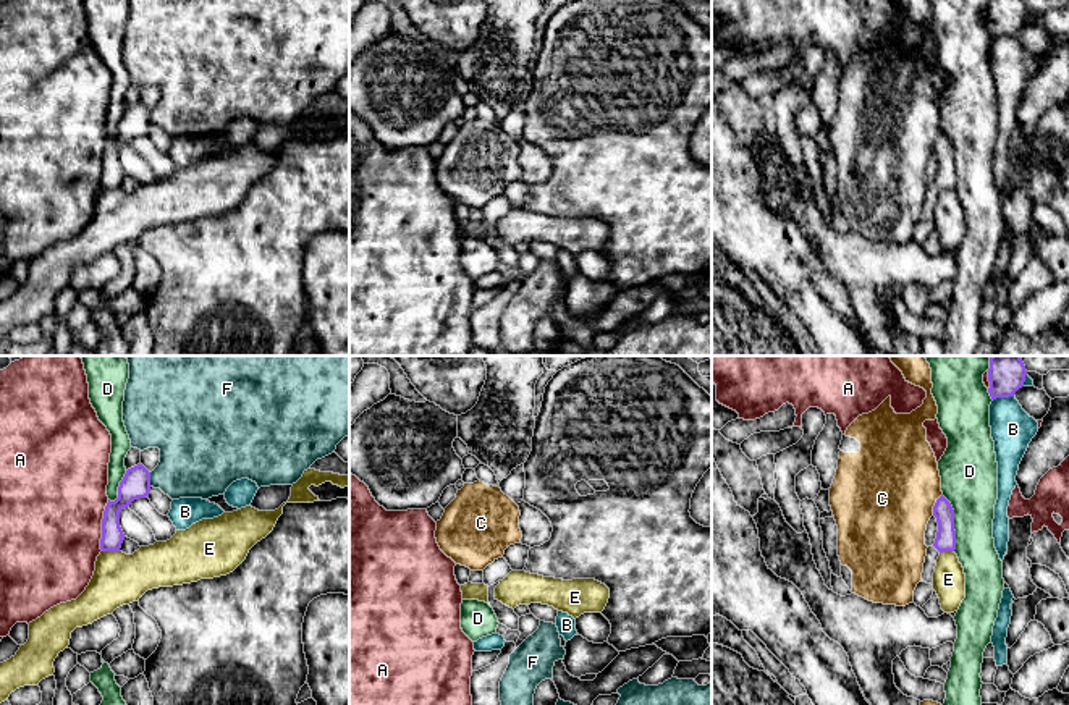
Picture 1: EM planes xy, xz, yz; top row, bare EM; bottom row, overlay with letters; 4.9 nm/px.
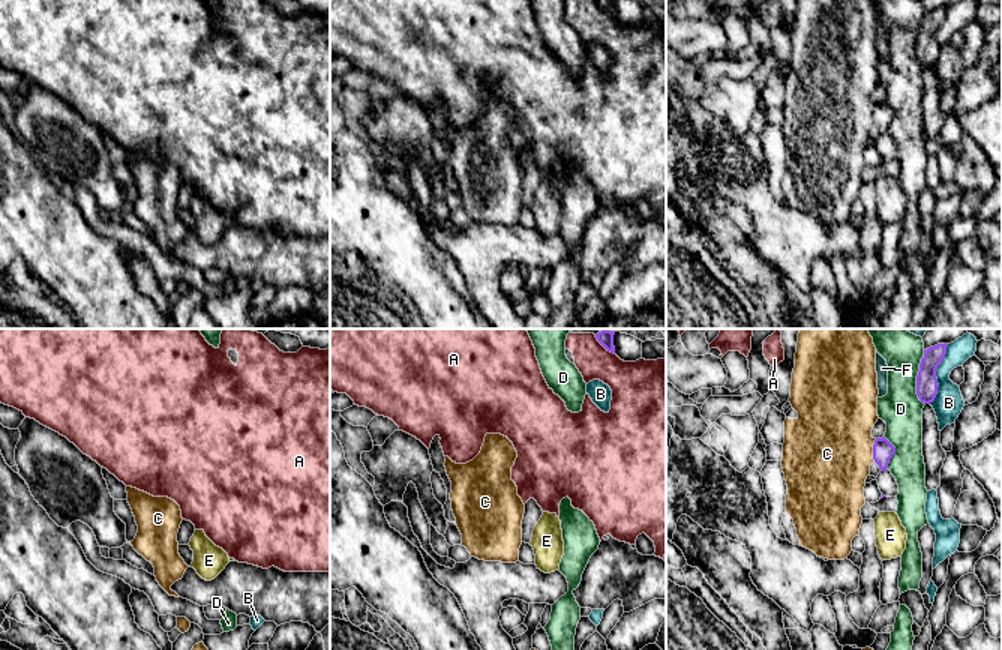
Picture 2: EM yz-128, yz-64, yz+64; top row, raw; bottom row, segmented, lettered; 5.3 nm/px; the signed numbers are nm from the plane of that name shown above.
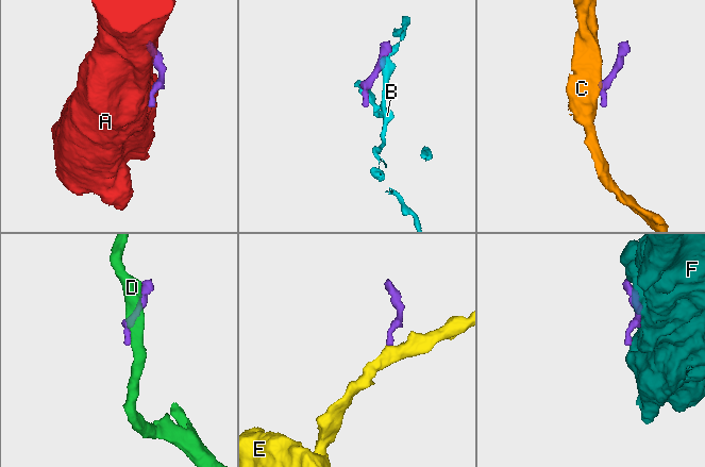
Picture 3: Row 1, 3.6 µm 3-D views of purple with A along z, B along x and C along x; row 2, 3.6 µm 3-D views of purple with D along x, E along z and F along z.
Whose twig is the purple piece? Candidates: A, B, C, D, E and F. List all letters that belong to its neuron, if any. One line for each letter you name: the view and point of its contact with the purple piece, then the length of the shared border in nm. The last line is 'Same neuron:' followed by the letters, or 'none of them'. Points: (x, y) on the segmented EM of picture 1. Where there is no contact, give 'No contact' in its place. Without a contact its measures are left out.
Same neuron: none of them

